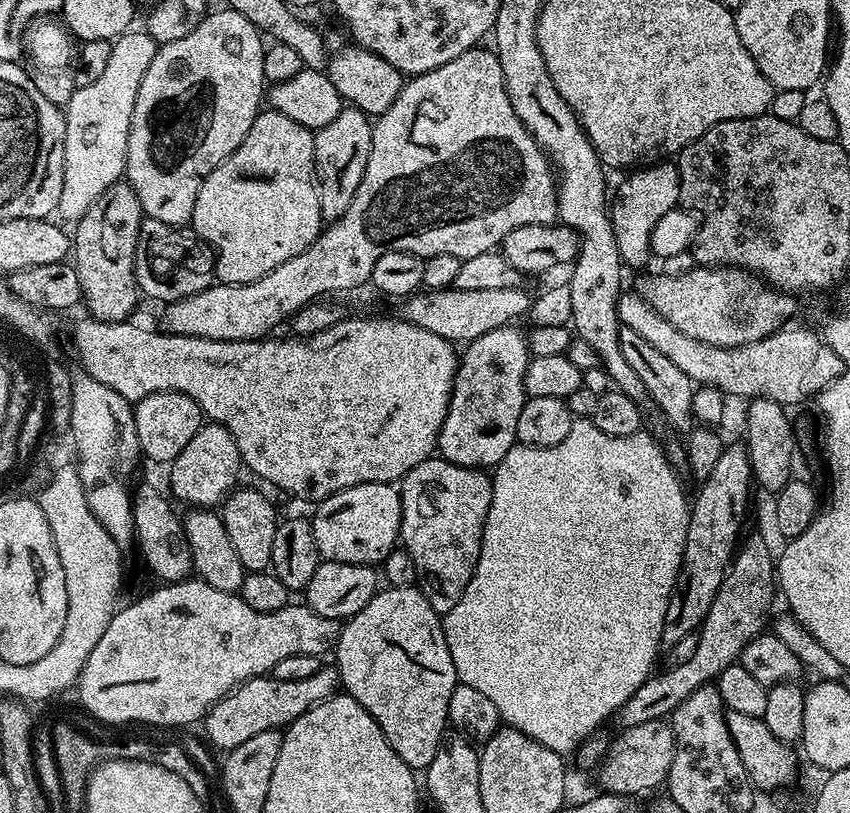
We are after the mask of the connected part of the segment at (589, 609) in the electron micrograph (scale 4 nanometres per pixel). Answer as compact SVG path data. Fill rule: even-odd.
M580 418L573 419L570 426L570 432L556 446L549 448L530 448L524 444L517 443L512 447L505 457L497 464L491 473L492 478L492 497L490 498L490 510L488 517L484 523L484 537L482 538L482 546L480 547L480 557L478 558L478 566L474 570L474 574L470 578L470 582L466 586L466 590L462 590L462 598L458 598L458 606L454 606L454 610L443 613L442 623L444 625L444 633L446 634L446 646L450 646L450 658L454 662L454 670L456 671L456 679L466 686L474 686L479 693L486 694L494 702L497 707L501 721L509 728L517 728L522 734L526 734L530 738L534 738L534 742L538 742L542 746L546 746L550 750L561 754L575 753L576 749L597 731L596 728L604 719L615 717L616 711L622 706L622 702L626 702L626 698L630 698L634 694L634 690L638 690L638 686L642 686L642 682L646 682L649 676L653 675L654 667L652 663L656 660L656 655L662 652L660 639L662 638L662 626L666 622L666 606L670 606L670 598L672 591L676 585L676 579L680 573L682 566L682 554L686 550L686 530L688 529L688 517L690 515L690 496L684 493L684 488L680 485L680 476L672 469L672 464L668 461L666 453L660 449L660 444L652 436L647 436L647 431L641 430L635 432L633 436L626 438L610 438L610 434L602 434L602 430L598 430L598 426L592 424L591 419Z

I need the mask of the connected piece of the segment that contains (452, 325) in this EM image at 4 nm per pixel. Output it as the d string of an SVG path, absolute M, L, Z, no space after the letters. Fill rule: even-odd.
M455 286L443 290L421 290L413 292L403 301L399 315L414 326L422 326L422 330L430 330L430 334L438 334L438 338L446 338L453 342L471 342L492 330L509 327L516 319L527 317L532 306L533 297L524 293L523 287L503 288L502 290L458 290Z

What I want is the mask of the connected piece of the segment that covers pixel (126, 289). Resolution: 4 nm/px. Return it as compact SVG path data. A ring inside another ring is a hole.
M126 182L113 184L82 214L82 218L75 221L76 236L71 241L70 256L74 261L74 267L78 274L80 291L82 293L83 307L88 307L87 315L94 320L106 320L109 322L124 322L136 308L136 247L138 246L138 234L140 233L140 221L142 213L140 203L134 194L132 187Z

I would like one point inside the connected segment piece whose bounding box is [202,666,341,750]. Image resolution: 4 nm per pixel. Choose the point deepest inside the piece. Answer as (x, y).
(264, 702)

